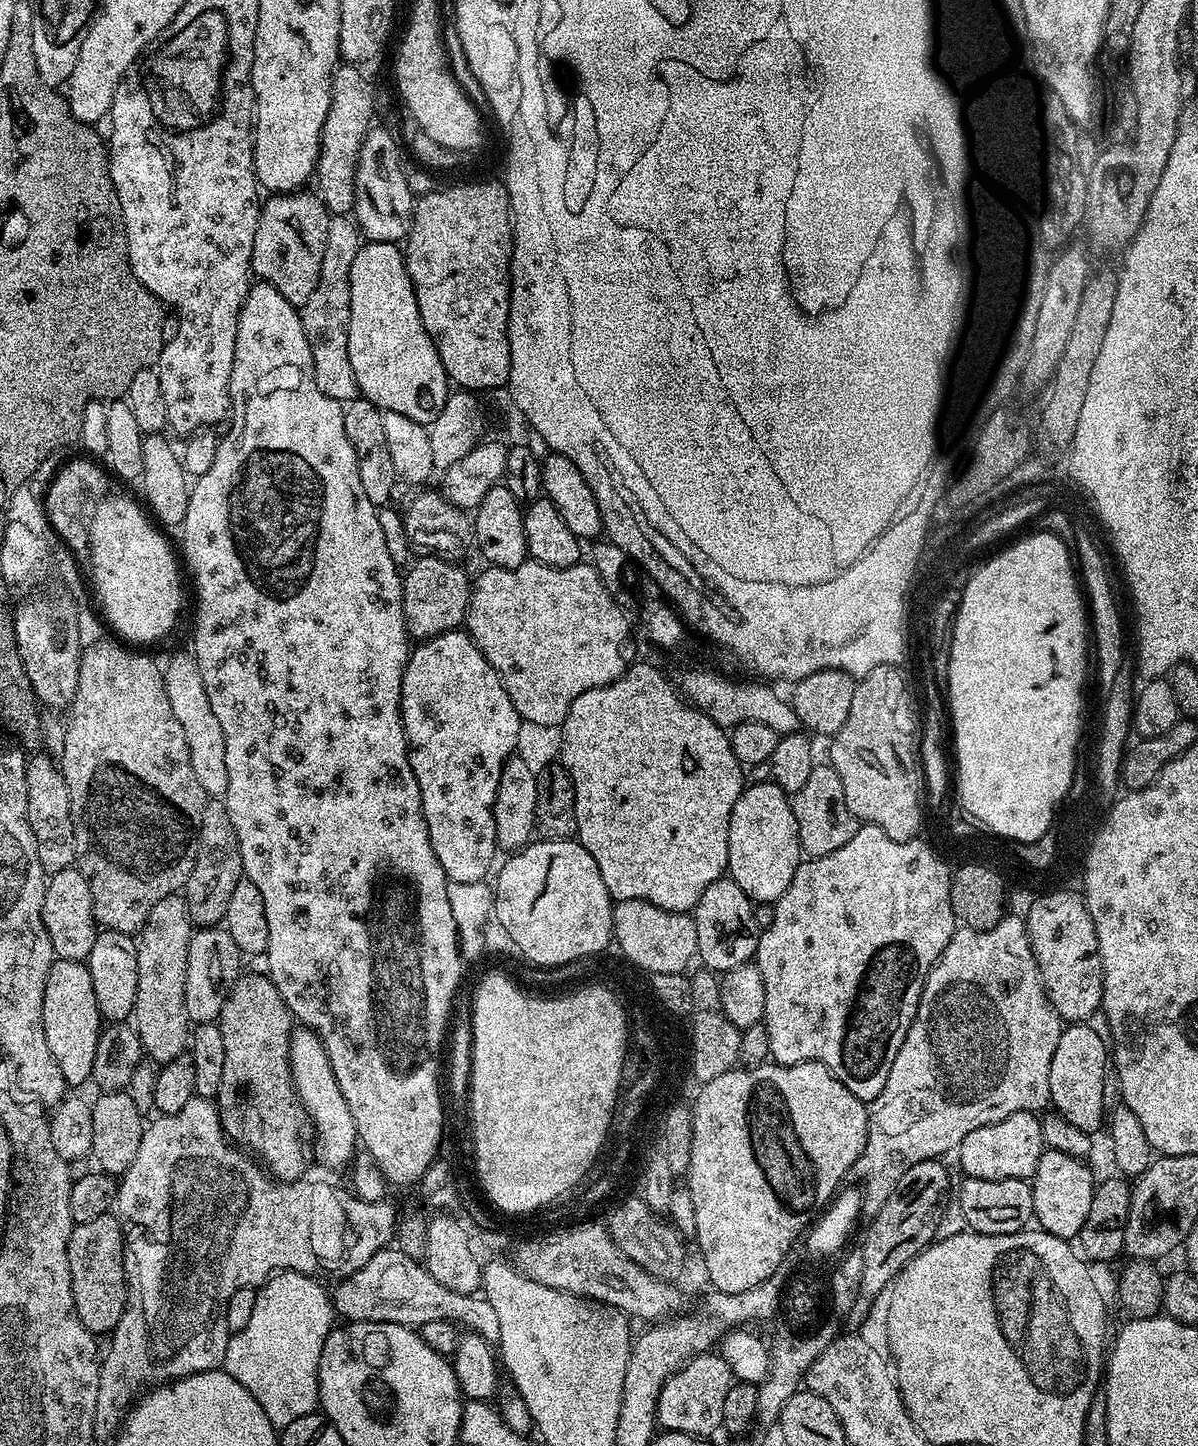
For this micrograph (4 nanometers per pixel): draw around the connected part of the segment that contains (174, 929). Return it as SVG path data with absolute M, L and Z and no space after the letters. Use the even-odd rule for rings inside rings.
M177 894L175 896L167 896L162 898L162 902L157 902L156 905L150 909L150 914L146 918L146 922L140 927L138 935L135 937L136 949L138 950L138 994L136 995L136 1010L134 1013L134 1027L136 1033L140 1036L140 1047L143 1055L149 1061L155 1062L157 1065L163 1066L169 1064L174 1058L185 1055L186 1049L190 1044L190 1021L186 1014L185 995L183 991L186 988L186 962L187 962L187 947L190 946L190 938L194 931L192 920L188 916L188 907L184 901L183 895Z

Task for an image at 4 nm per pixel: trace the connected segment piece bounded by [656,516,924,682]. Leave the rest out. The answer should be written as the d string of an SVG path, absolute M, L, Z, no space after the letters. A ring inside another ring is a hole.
M912 516L912 520L904 520L904 524L896 524L896 532L888 532L888 536L884 536L884 540L880 540L880 544L876 544L876 548L872 548L872 552L868 552L868 556L864 556L864 560L860 560L860 564L856 564L856 568L852 568L852 572L848 572L848 576L840 576L840 580L836 580L836 584L828 584L828 588L780 588L780 584L740 584L740 580L732 580L732 576L724 576L724 572L720 572L720 568L712 568L712 564L707 561L703 562L702 568L690 568L686 564L682 568L680 580L659 580L656 584L666 597L668 604L693 629L697 624L700 624L700 604L704 604L704 608L712 608L712 596L708 596L708 592L716 592L716 620L740 620L740 628L736 628L736 632L724 632L724 624L720 624L720 636L716 636L711 643L717 649L725 648L738 663L745 664L752 672L757 672L760 675L757 677L767 678L769 681L788 680L787 682L795 682L814 674L818 670L842 670L846 674L859 678L865 676L870 670L874 670L874 666L903 665L903 660L909 655L910 648L900 648L902 600L908 596L904 590L904 584L910 588L913 587L912 583L908 581L908 572L912 572L912 564L916 563L917 548L920 548L921 533L923 532L924 520L920 520L920 516ZM702 576L708 576L708 584L704 584L704 592L700 592L700 577Z

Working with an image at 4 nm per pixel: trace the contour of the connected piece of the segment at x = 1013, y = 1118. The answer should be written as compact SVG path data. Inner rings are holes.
M1019 1112L1010 1114L1010 1118L1002 1118L1002 1122L994 1122L990 1126L970 1130L970 1134L962 1138L958 1149L963 1175L987 1180L1005 1180L1006 1178L1028 1180L1031 1178L1036 1172L1038 1158L1046 1151L1044 1128L1040 1125L1040 1119L1037 1113Z

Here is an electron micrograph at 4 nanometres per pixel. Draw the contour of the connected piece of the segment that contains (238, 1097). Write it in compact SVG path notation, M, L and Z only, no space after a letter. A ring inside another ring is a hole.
M241 975L228 991L218 1023L226 1045L226 1066L222 1066L222 1086L214 1103L220 1110L224 1135L255 1157L275 1179L301 1179L307 1173L314 1129L292 1084L288 1047L294 1017L282 994L273 989L267 975Z

